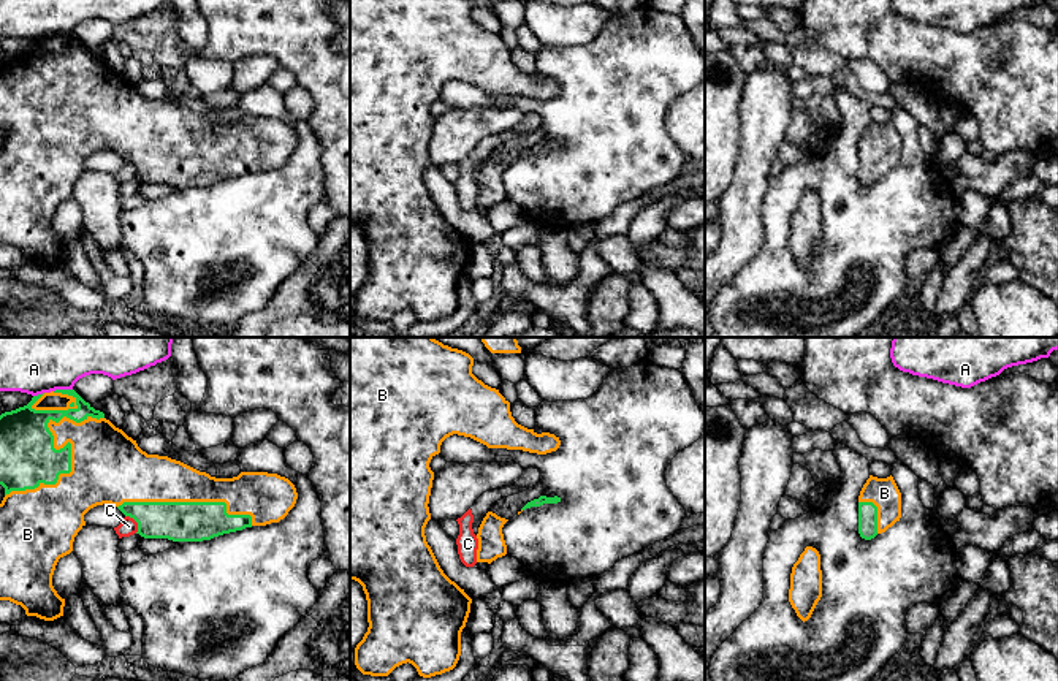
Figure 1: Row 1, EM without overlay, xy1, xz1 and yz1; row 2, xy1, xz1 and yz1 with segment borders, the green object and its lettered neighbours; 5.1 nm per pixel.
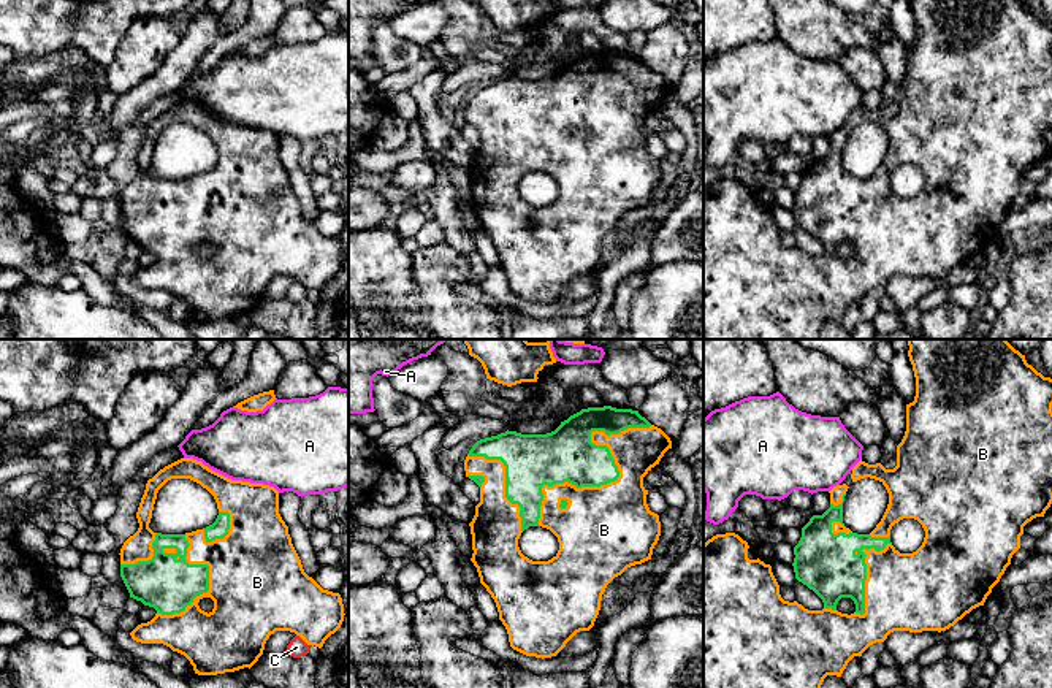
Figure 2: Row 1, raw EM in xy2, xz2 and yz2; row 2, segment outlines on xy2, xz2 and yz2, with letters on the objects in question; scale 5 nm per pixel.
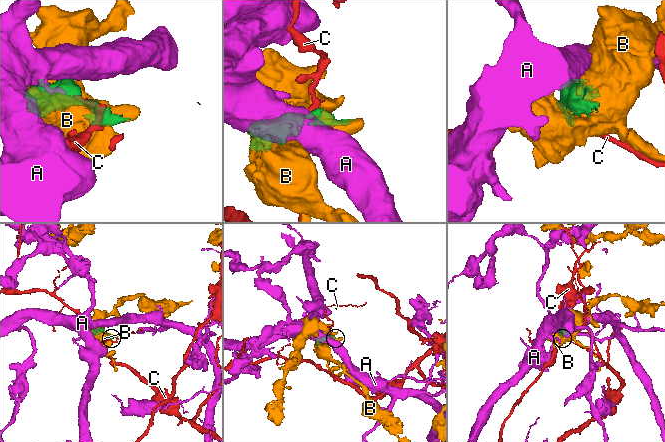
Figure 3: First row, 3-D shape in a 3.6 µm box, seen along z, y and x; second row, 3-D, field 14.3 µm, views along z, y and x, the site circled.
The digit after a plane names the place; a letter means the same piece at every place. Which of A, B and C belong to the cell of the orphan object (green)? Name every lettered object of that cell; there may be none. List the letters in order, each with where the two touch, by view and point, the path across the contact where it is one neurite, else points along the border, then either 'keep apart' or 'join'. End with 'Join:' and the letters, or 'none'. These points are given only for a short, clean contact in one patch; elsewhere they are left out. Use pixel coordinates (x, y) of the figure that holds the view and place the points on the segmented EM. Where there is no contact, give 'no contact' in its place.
A: meets green in xy1 at (62, 390); border along xy1 (72, 388), (57, 388), (54, 391); keep apart
B: meets green in xz2 at (617, 477); join
C: meets green in xy1 at (137, 521); keep apart
Join: B

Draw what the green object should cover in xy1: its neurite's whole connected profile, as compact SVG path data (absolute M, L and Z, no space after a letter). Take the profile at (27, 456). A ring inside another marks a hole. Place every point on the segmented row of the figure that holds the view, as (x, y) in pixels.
M55 390L33 396L27 405L0 415L0 485L5 488L5 497L0 504L0 600L10 600L21 605L27 616L36 616L44 621L54 621L63 616L65 599L62 599L54 589L52 575L59 559L73 551L74 537L86 526L84 515L97 505L116 505L125 516L130 516L138 523L136 534L144 538L203 542L223 534L242 531L245 527L279 523L288 515L298 499L295 485L288 478L277 474L241 472L233 478L215 478L168 456L147 455L138 447L136 440L128 437L122 429L116 428L105 418L103 412L95 410L74 390Z

